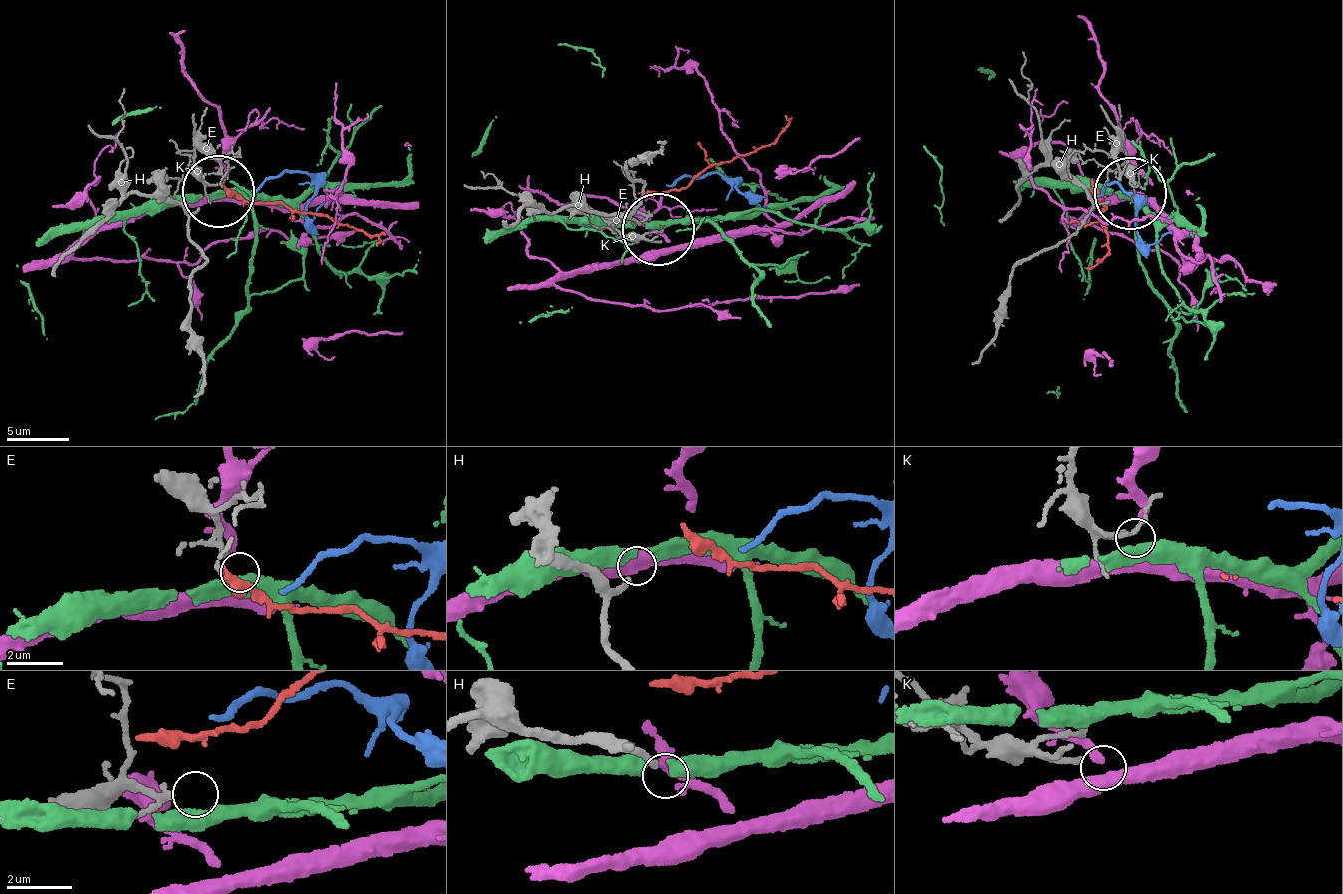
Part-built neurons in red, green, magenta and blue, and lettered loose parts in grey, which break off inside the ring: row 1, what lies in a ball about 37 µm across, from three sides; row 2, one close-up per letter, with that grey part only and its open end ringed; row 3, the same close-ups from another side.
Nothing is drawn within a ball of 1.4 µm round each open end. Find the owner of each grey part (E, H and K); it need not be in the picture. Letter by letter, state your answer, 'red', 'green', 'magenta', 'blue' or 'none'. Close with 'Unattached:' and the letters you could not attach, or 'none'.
E: green
H: none
K: none
Unattached: H, K

